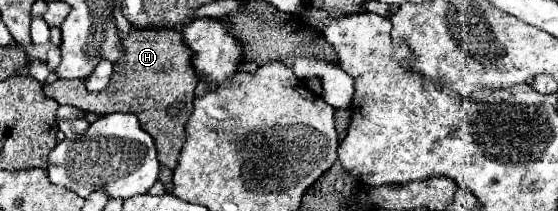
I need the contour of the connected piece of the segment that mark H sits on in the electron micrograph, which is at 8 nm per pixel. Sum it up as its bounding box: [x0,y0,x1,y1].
[43,29,199,169]

